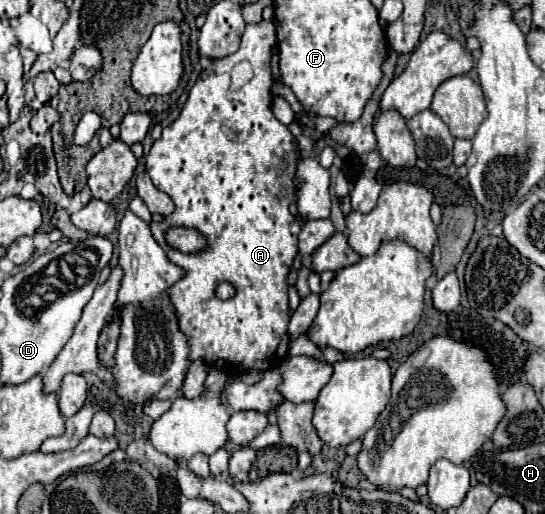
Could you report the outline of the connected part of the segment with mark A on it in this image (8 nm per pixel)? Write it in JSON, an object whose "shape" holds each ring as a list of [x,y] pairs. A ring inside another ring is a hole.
{"shape":[[[272,20],[246,24],[240,48],[226,58],[214,60],[212,66],[200,72],[180,116],[162,130],[162,138],[152,144],[152,150],[146,156],[146,172],[154,186],[166,192],[176,204],[176,210],[166,216],[164,222],[150,224],[150,228],[168,258],[186,270],[186,276],[168,292],[176,308],[180,328],[190,338],[190,360],[202,360],[204,364],[214,362],[214,368],[232,376],[240,376],[246,370],[266,372],[280,366],[290,344],[286,278],[298,254],[298,224],[302,222],[298,222],[288,208],[296,200],[292,178],[296,172],[298,148],[292,144],[290,130],[272,114],[272,44],[276,44],[276,26]],[[242,60],[252,64],[254,76],[242,88],[230,90],[230,72]],[[174,226],[194,228],[198,232],[218,232],[218,236],[208,236],[208,246],[204,250],[184,254],[168,246],[164,238],[166,230]],[[220,282],[230,282],[236,288],[236,294],[230,300],[214,296]]]}

